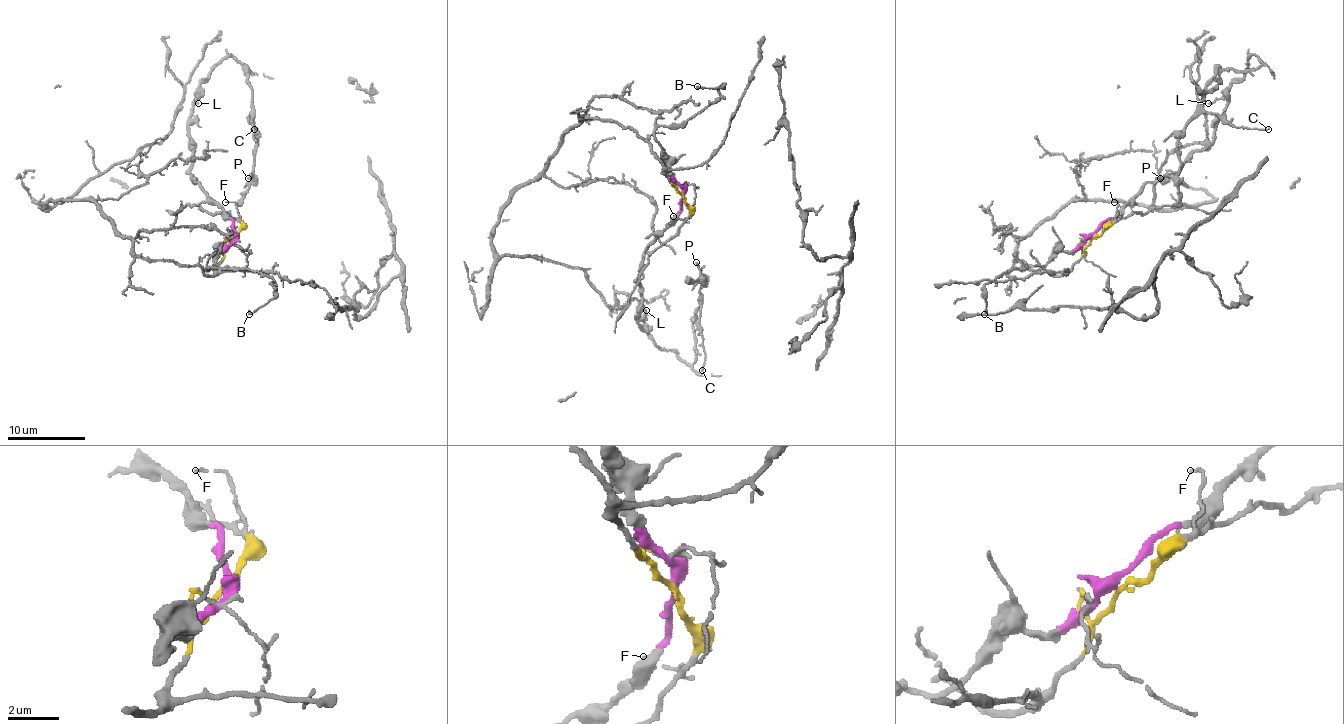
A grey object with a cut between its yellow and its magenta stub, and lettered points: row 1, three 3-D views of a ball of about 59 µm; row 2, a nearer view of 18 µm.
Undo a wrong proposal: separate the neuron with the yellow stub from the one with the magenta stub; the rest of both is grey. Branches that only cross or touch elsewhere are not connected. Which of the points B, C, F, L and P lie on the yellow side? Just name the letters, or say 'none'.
F

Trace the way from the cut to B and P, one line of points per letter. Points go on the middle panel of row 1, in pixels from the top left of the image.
B: (682, 195), (655, 130), (659, 126), (682, 126), (719, 95), (721, 87), (696, 85)
P: (682, 195), (680, 210), (645, 249), (636, 317), (655, 345), (688, 364), (704, 280), (696, 263)

